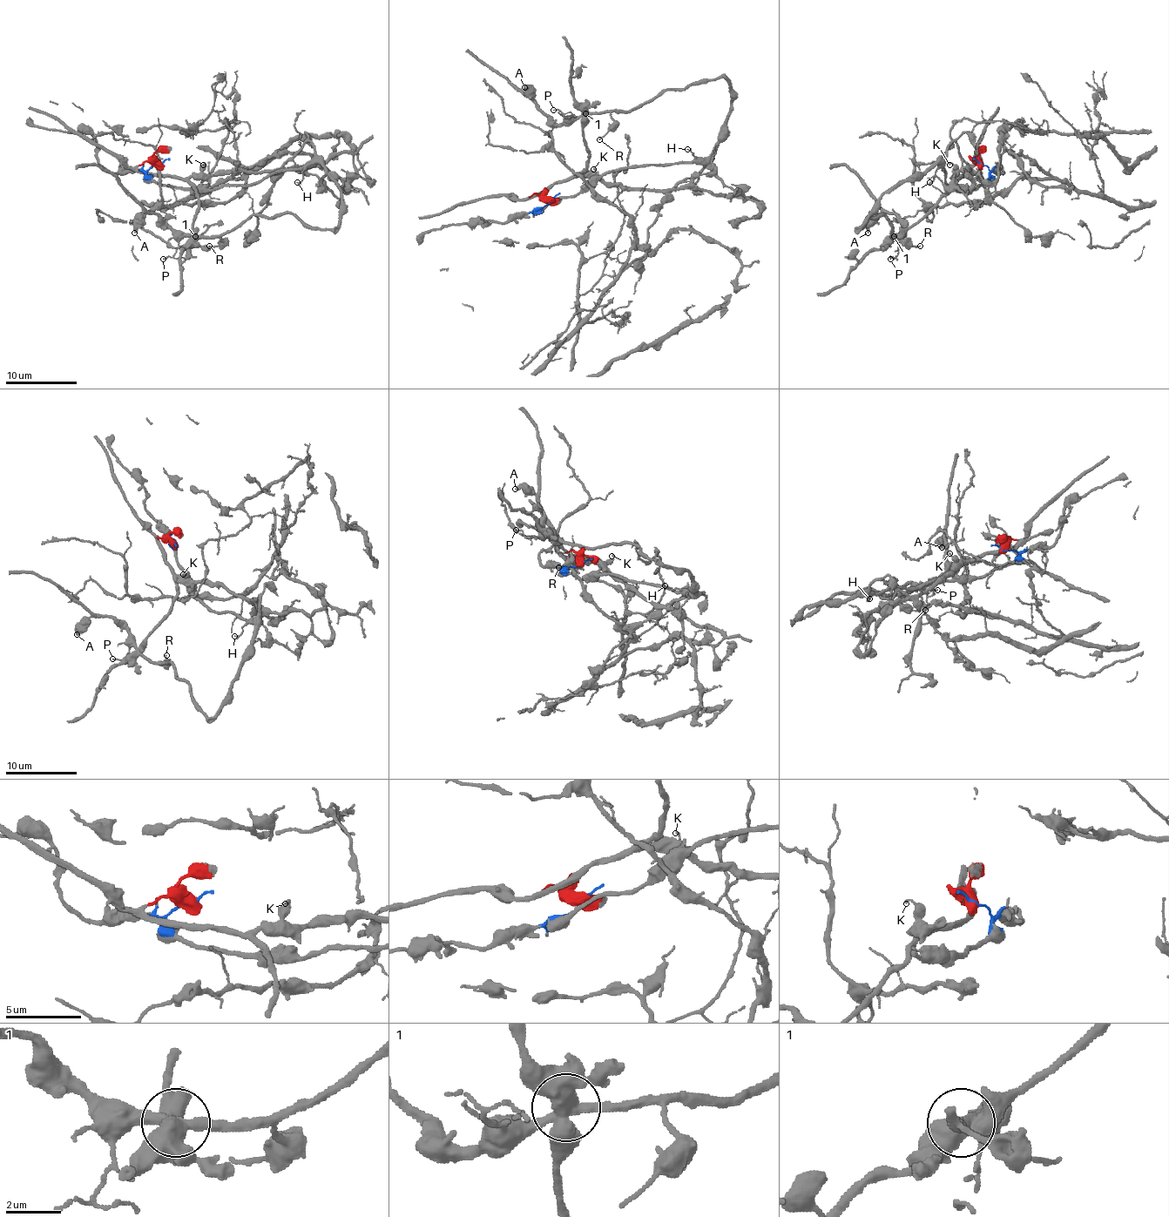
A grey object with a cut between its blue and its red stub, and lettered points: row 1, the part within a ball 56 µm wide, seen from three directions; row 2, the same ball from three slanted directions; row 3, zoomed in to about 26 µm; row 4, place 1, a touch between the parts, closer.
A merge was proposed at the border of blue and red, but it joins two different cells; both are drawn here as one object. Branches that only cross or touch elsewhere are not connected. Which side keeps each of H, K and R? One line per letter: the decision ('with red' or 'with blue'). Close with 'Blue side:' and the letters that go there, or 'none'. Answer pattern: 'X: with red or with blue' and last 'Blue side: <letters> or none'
H: with blue
K: with red
R: with blue
Blue side: H, R

